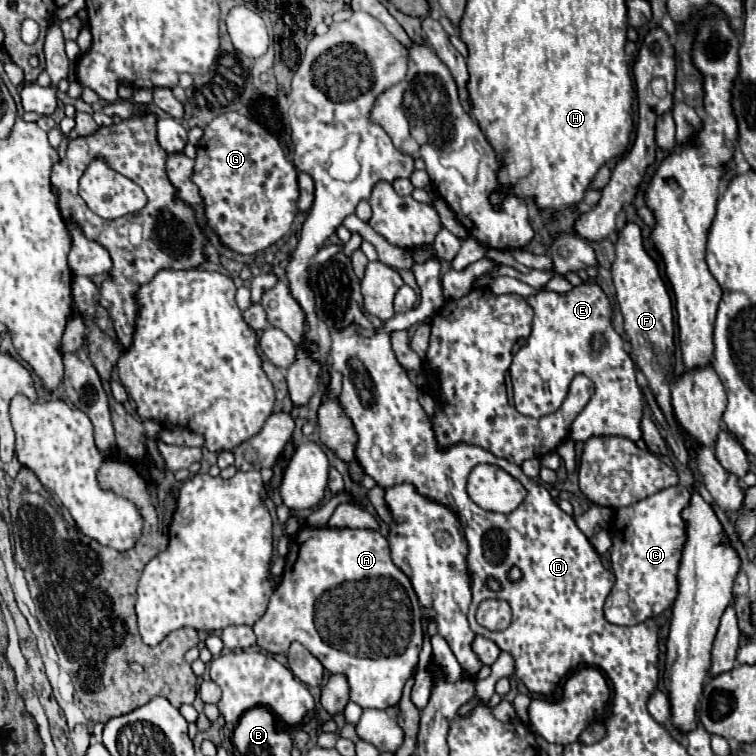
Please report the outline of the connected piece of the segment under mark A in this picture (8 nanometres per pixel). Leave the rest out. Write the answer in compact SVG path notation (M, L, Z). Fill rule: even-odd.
M303 525L295 537L295 547L285 559L281 581L277 583L267 611L253 625L257 645L271 655L287 653L293 641L299 641L331 675L345 675L351 689L351 701L363 709L389 709L401 699L403 685L419 661L423 645L421 607L411 581L397 569L389 555L387 539L375 529L335 529Z

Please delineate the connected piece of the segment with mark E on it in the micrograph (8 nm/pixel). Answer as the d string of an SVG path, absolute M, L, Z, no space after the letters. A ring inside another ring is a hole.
M583 283L567 295L541 291L535 297L527 297L527 301L535 311L533 331L527 347L521 347L513 355L509 367L517 411L535 419L557 411L565 401L569 383L581 373L593 381L595 392L579 413L579 419L573 421L571 439L587 441L591 437L619 435L639 441L643 393L637 385L635 363L625 349L625 341L611 325L611 305L601 287Z

